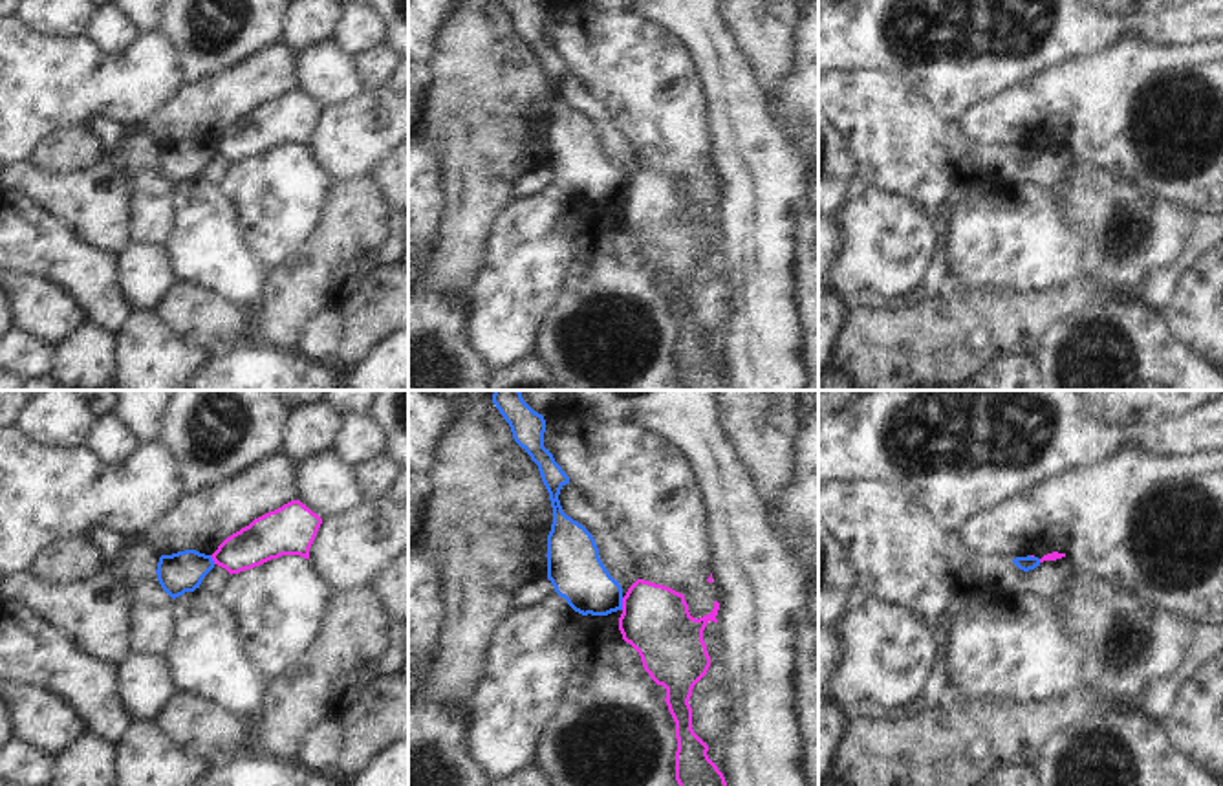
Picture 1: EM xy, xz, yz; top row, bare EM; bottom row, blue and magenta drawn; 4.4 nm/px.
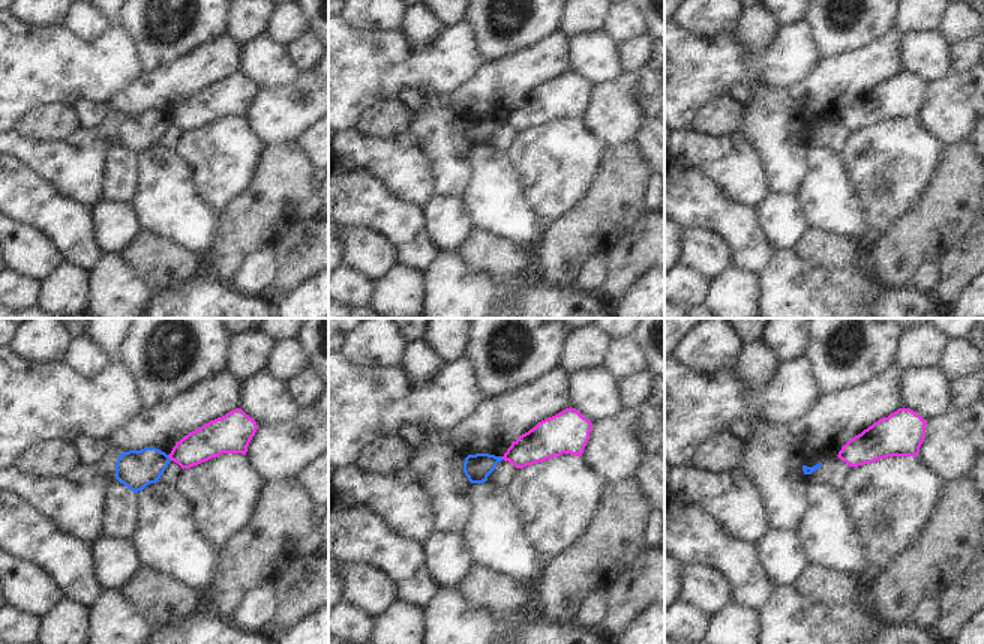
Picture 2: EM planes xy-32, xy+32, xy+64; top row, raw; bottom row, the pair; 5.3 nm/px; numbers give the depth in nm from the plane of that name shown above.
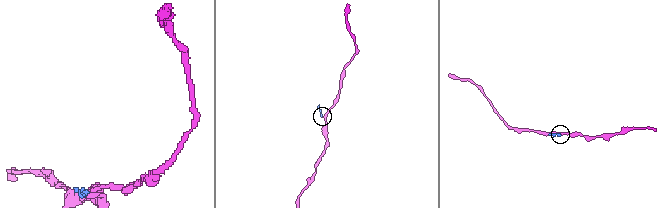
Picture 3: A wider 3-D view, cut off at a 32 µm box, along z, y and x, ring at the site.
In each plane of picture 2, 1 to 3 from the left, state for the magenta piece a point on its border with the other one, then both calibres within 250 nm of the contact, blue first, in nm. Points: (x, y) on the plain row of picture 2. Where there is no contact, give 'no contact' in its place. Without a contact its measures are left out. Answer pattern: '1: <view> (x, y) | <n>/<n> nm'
1: xy-32 (168, 122) | 200/180 nm
2: no contact
3: no contact

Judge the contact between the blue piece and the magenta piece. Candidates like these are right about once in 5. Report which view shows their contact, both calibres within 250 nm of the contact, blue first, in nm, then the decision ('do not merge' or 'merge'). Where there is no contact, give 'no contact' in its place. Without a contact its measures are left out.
meets blue in xz; 240 nm thick on the blue side, 300 nm on the other; do not merge

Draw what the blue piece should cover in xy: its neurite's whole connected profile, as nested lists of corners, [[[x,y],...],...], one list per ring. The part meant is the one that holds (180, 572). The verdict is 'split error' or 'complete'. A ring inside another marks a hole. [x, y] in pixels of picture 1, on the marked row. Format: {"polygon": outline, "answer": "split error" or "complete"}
{"polygon": [[[185,550],[172,555],[161,555],[157,562],[157,581],[161,588],[172,597],[200,588],[203,577],[214,568],[211,555],[196,550]]], "answer": "complete"}

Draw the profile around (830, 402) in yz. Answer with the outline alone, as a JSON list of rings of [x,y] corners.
[[[818,390],[818,416],[837,412],[866,392],[870,390]]]

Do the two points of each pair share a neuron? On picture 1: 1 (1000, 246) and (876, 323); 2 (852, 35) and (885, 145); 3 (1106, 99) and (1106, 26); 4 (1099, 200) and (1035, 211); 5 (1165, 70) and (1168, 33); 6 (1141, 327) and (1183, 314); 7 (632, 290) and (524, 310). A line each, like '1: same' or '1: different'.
1: different
2: different
3: different
4: different
5: different
6: different
7: different

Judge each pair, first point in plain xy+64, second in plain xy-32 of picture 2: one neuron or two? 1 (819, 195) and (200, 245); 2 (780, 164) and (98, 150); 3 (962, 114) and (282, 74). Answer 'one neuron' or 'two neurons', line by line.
1: one neuron
2: two neurons
3: two neurons

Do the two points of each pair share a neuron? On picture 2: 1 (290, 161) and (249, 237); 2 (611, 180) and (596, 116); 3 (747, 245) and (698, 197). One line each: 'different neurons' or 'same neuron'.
1: same neuron
2: different neurons
3: same neuron

